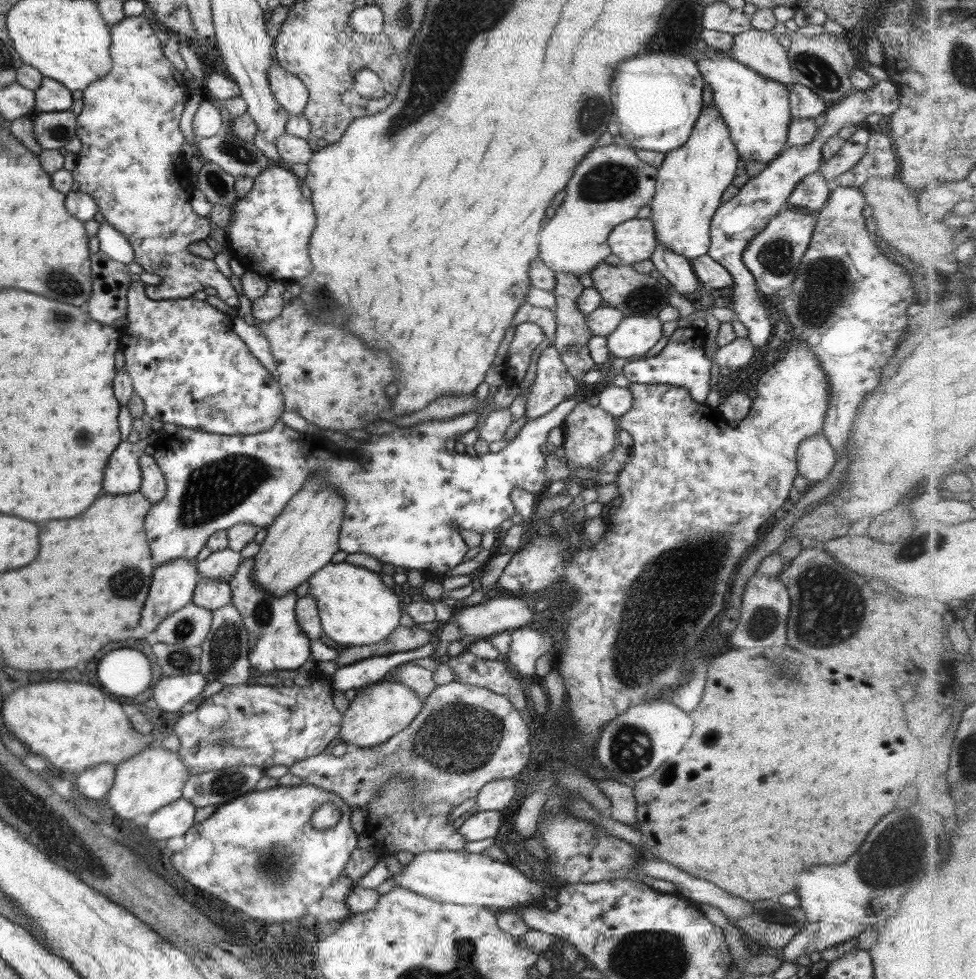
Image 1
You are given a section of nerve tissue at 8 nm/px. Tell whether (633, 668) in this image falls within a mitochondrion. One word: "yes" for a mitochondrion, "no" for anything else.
yes

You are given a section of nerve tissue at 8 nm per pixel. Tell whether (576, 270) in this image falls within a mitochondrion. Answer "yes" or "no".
no

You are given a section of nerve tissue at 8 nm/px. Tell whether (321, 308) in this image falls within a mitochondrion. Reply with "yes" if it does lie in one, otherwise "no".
yes

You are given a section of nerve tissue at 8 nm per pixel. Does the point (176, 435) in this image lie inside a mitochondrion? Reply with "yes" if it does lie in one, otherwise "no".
no

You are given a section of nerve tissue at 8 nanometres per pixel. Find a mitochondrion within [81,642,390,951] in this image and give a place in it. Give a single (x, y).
(275, 865)

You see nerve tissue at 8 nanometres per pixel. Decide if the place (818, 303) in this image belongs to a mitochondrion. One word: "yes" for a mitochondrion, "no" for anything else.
yes

